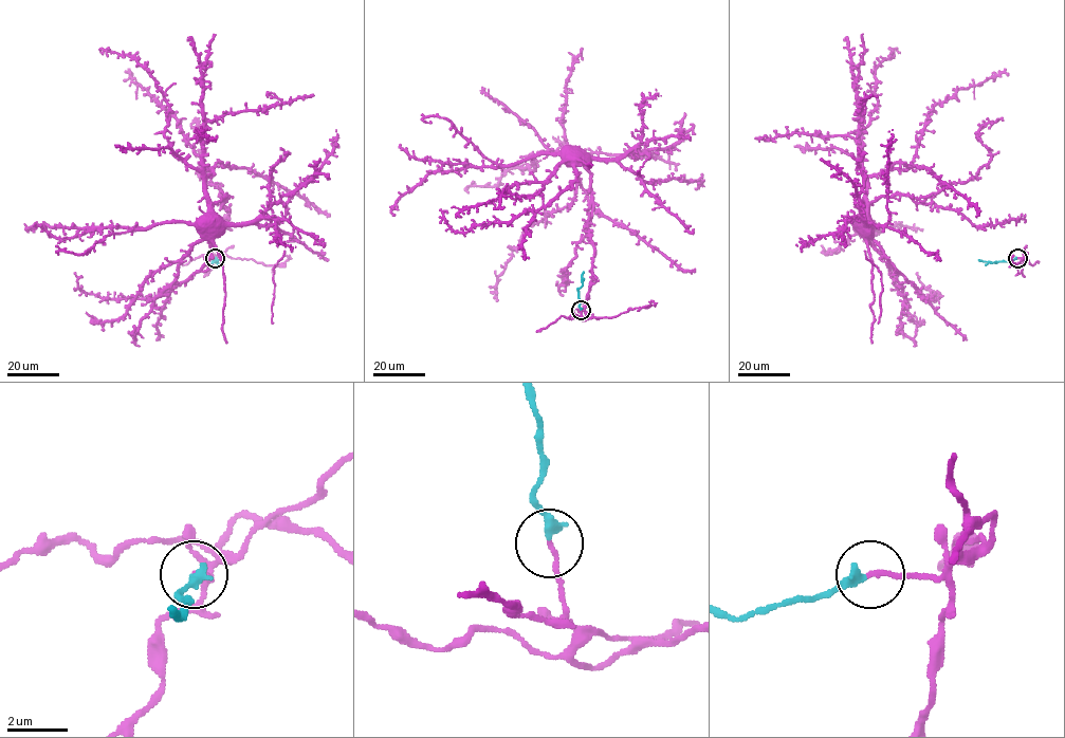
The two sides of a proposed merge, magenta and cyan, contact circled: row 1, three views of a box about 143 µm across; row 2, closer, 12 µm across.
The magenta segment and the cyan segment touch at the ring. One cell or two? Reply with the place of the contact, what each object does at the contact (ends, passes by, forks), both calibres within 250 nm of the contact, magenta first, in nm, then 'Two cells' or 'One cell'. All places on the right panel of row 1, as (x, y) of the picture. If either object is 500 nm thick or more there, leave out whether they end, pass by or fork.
Place: (1017, 258). At the ring magenta ends. At the ring cyan ends. Thickness 150 nm (magenta) against 340 nm. Two cells

